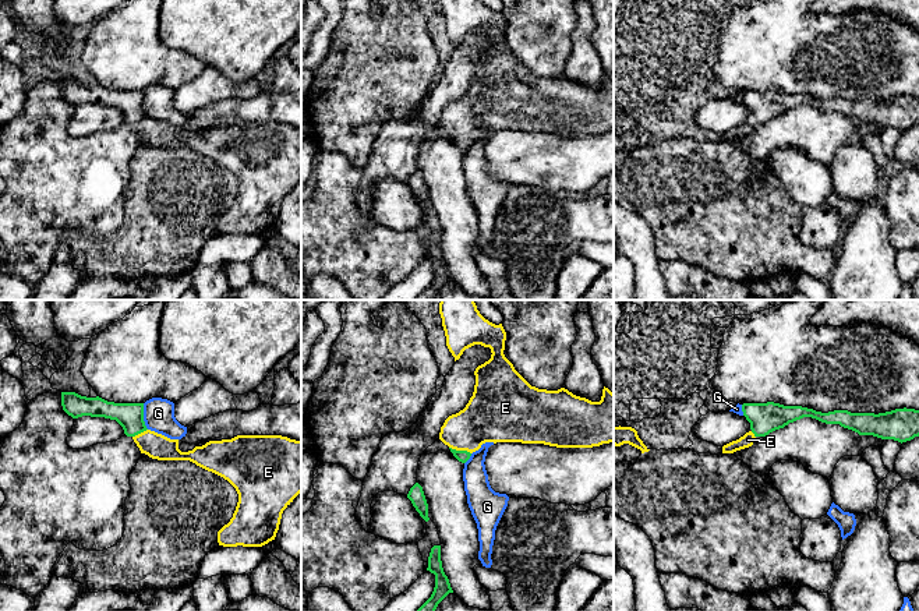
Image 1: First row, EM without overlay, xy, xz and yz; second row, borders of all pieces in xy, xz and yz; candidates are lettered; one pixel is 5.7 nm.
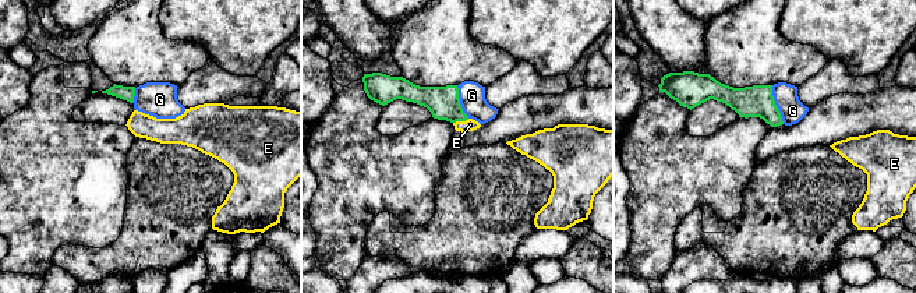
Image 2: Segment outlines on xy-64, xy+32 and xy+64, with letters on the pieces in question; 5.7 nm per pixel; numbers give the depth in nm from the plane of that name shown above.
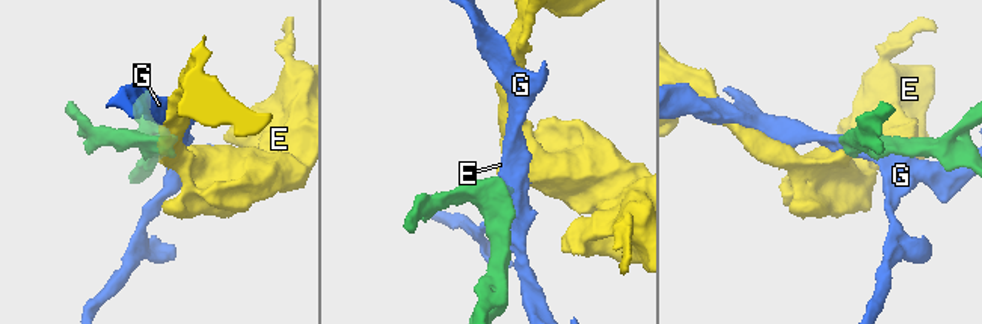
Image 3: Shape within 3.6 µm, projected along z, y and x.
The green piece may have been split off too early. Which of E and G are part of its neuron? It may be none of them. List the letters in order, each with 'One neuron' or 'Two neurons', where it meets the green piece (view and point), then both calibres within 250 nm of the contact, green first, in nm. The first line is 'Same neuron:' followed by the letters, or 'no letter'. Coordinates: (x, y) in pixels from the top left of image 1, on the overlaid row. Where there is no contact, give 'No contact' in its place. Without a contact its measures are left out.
Same neuron: E
E: One neuron. Touches green at xz (460, 451). Thickness 70 nm (green) against 280 nm
G: Two neurons. Touches green at xy (142, 416). Thickness 160 nm (green) against 180 nm

